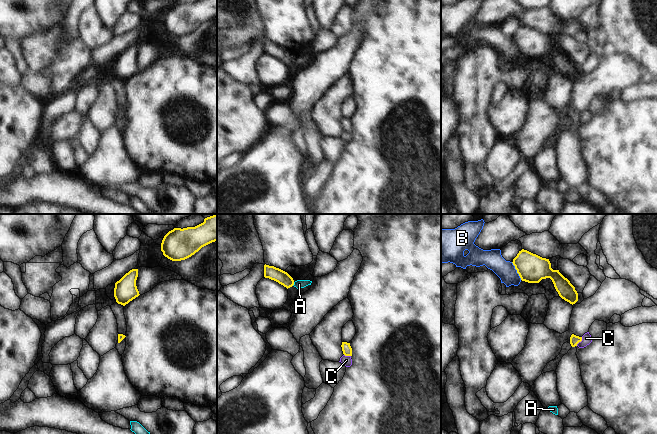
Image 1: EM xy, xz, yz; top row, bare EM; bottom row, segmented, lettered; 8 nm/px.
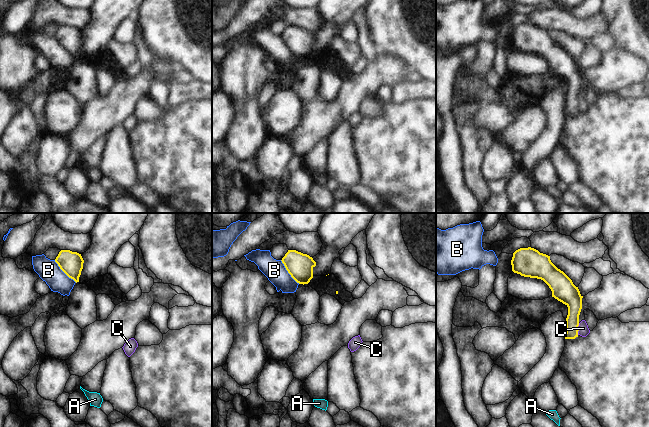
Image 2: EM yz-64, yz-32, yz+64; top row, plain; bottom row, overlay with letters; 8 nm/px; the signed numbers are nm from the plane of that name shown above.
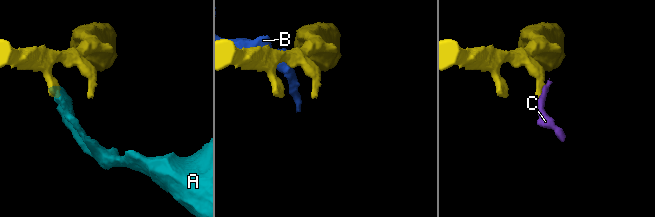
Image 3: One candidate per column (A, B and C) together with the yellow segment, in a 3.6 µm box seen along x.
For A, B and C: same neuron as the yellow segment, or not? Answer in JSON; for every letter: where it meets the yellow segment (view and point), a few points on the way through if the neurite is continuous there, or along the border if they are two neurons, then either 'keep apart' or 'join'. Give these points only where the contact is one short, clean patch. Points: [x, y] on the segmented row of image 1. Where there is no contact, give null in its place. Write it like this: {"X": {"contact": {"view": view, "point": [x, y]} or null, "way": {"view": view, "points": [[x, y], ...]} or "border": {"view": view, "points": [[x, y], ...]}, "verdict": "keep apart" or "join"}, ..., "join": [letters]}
{"A": {"contact": {"view": "xz", "point": [293, 284]}, "border": {"view": "xz", "points": [[294, 282], [292, 285]]}, "verdict": "keep apart"}, "B": {"contact": {"view": "yz", "point": [517, 271]}, "border": {"view": "yz", "points": [[511, 262], [521, 279]]}, "verdict": "keep apart"}, "C": {"contact": {"view": "yz", "point": [580, 341]}, "border": {"view": "yz", "points": [[582, 337], [576, 345]]}, "verdict": "keep apart"}, "join": []}

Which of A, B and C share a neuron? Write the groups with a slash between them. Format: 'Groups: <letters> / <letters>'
Groups: A / B / C.

